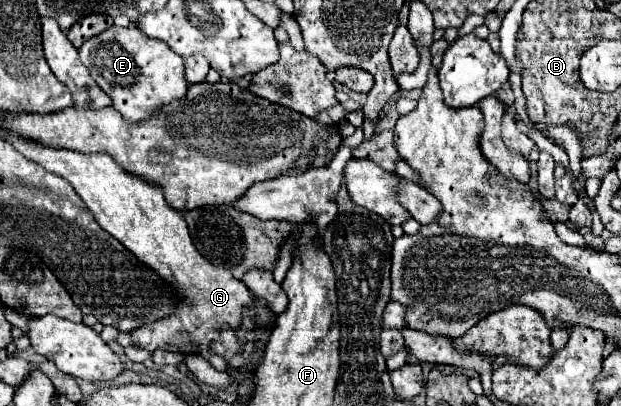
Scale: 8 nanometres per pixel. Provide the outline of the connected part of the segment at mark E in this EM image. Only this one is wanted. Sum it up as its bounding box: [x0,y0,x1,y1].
[79,25,187,123]

